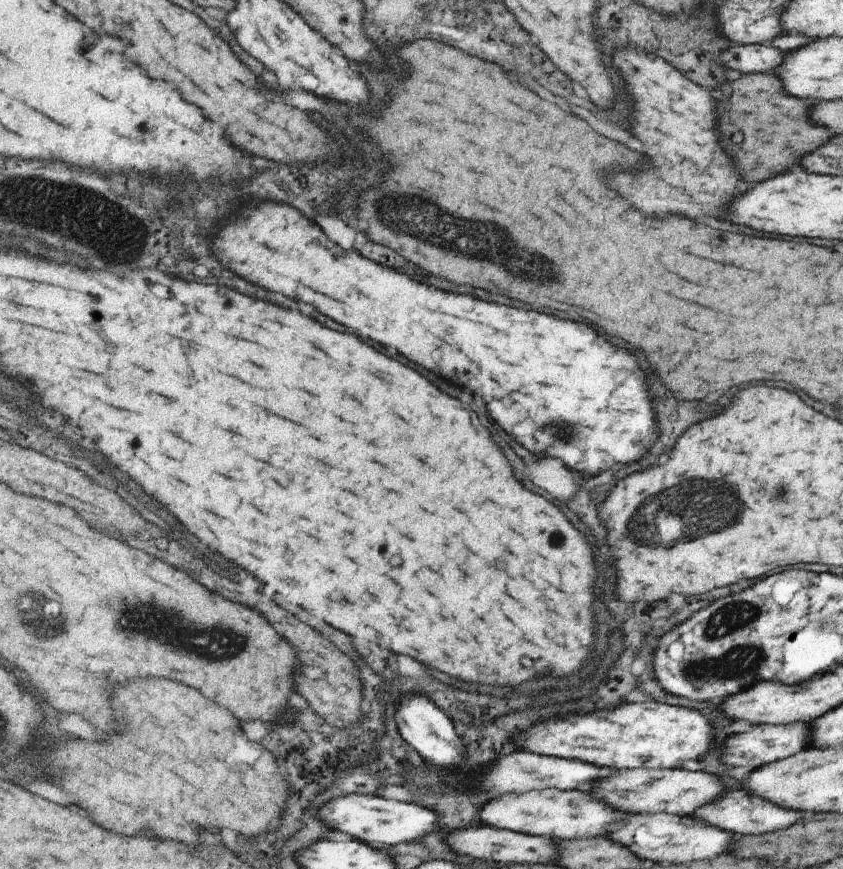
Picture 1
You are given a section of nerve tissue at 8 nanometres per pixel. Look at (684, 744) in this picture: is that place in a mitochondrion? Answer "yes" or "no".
no

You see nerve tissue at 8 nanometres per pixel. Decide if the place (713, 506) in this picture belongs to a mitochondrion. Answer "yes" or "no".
yes

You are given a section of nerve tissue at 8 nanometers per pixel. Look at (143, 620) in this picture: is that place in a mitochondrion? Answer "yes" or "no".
yes

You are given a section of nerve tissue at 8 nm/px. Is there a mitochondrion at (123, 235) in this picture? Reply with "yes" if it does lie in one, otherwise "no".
yes

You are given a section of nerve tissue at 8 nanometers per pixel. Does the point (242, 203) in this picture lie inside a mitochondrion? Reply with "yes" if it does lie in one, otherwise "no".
no

